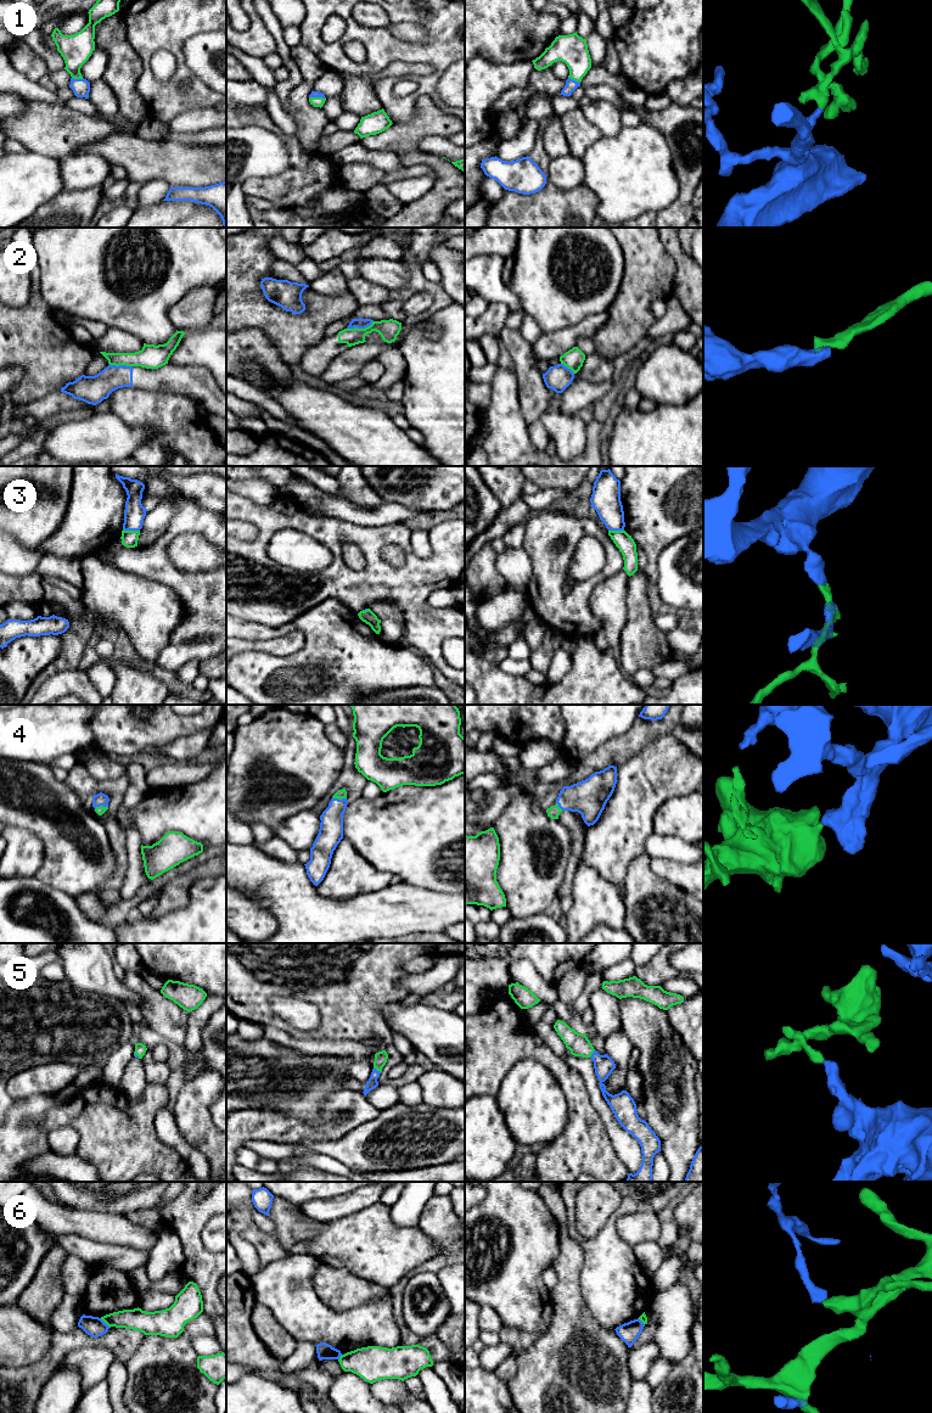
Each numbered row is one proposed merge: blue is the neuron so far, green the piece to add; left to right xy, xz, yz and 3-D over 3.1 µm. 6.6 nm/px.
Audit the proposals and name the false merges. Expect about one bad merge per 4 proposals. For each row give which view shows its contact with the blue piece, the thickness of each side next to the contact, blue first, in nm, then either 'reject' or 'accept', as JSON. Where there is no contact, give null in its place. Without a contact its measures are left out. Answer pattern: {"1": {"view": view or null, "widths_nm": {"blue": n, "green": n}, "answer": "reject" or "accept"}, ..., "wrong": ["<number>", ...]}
{"1": {"view": "yz", "widths_nm": {"blue": 80, "green": 200}, "answer": "accept"}, "2": {"view": "xz", "widths_nm": {"blue": 70, "green": 130}, "answer": "reject"}, "3": {"view": "xy", "widths_nm": {"blue": 140, "green": 110}, "answer": "accept"}, "4": {"view": "xz", "widths_nm": {"blue": 160, "green": 60}, "answer": "accept"}, "5": {"view": "yz", "widths_nm": {"blue": 140, "green": 140}, "answer": "accept"}, "6": {"view": "xy", "widths_nm": {"blue": 140, "green": 140}, "answer": "reject"}, "wrong": ["2", "6"]}

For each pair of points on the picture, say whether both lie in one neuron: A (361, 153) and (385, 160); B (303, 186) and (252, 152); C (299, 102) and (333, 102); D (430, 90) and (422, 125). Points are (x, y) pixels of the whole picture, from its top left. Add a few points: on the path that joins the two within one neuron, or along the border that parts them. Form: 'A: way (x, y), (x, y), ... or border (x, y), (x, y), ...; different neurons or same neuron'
A: way (368, 156), (379, 158); same neuron
B: border (288, 144), (290, 166), (285, 170), (254, 177); different neurons
C: border (321, 107), (330, 121); different neurons
D: border (450, 115), (431, 99), (420, 97), (411, 119); different neurons

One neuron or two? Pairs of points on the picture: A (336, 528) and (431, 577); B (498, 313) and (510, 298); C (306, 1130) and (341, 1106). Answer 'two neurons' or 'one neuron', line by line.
A: one neuron
B: two neurons
C: one neuron

